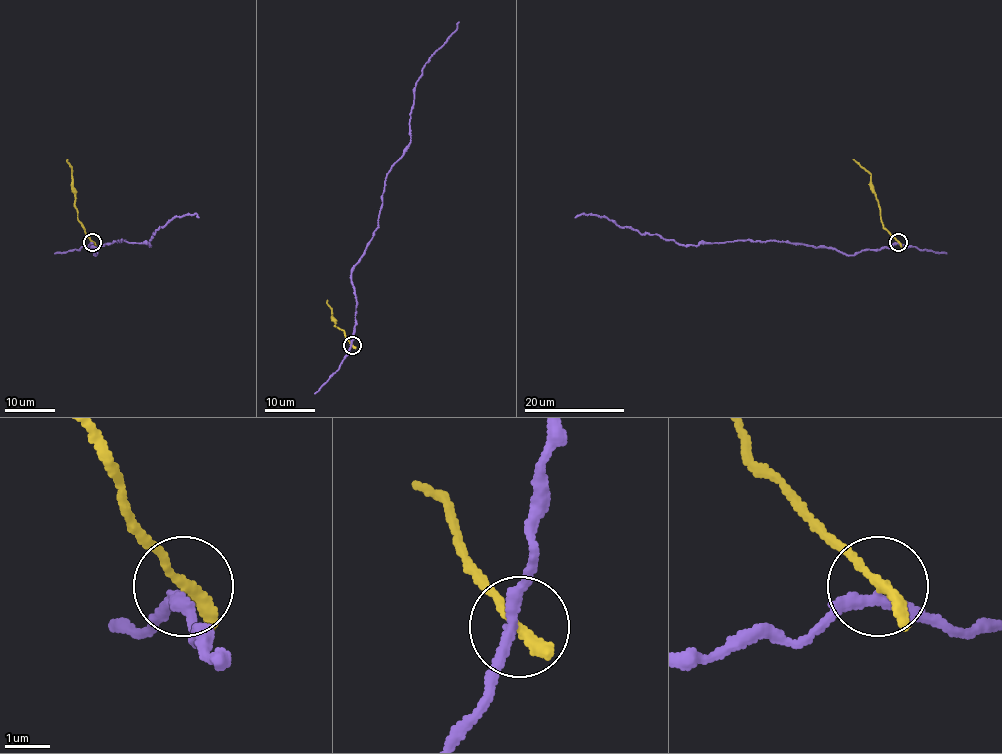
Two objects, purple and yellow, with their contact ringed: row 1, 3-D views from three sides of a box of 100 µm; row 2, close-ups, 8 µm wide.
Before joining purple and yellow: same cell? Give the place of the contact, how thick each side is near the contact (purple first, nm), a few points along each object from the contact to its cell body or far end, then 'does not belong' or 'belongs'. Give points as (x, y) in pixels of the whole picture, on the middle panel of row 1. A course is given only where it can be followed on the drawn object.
at (352, 345); 280 nm thick on the purple side, 240 nm on the other; purple runs (351, 345), (356, 300), (352, 266), (377, 226), (386, 174), (410, 142), (415, 86), (425, 64), (458, 21); yellow runs (352, 345), (332, 319), (332, 309), (327, 300); does not belong

